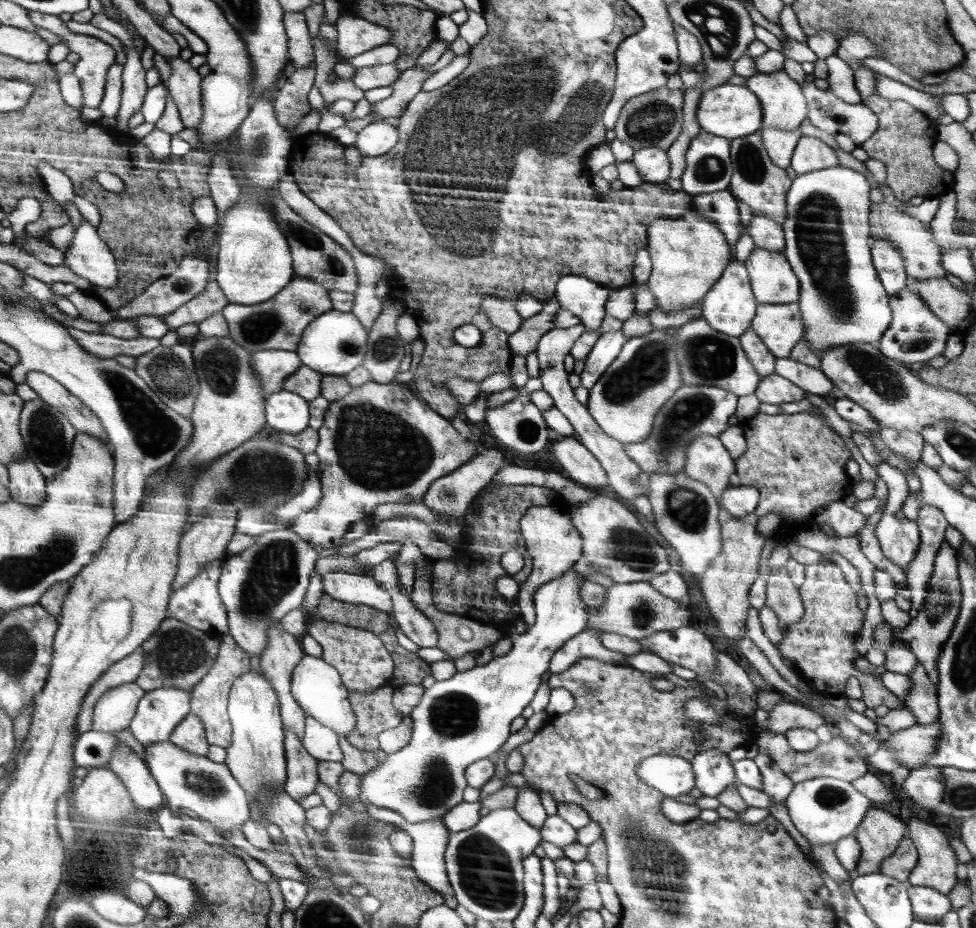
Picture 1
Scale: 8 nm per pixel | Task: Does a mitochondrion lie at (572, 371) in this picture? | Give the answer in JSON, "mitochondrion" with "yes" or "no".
{"mitochondrion":"no"}

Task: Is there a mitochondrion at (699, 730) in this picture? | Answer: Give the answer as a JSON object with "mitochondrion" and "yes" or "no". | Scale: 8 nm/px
{"mitochondrion":"no"}

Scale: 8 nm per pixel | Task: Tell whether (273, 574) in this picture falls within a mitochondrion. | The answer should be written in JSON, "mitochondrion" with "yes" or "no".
{"mitochondrion":"yes"}

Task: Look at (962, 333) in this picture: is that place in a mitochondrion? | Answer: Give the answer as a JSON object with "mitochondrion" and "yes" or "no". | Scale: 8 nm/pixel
{"mitochondrion":"no"}

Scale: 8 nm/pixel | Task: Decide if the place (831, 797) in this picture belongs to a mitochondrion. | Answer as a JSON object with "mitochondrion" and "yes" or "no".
{"mitochondrion":"yes"}

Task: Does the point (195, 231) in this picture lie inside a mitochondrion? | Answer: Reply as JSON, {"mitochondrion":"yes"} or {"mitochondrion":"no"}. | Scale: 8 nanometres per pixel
{"mitochondrion":"no"}

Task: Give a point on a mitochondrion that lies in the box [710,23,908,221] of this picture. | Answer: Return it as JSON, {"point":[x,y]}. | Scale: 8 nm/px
{"point":[750,161]}

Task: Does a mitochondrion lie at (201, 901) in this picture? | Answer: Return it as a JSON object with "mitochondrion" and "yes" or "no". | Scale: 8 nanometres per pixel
{"mitochondrion":"no"}

